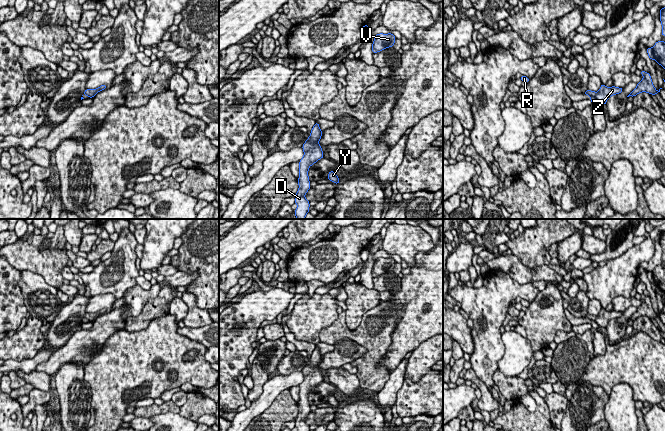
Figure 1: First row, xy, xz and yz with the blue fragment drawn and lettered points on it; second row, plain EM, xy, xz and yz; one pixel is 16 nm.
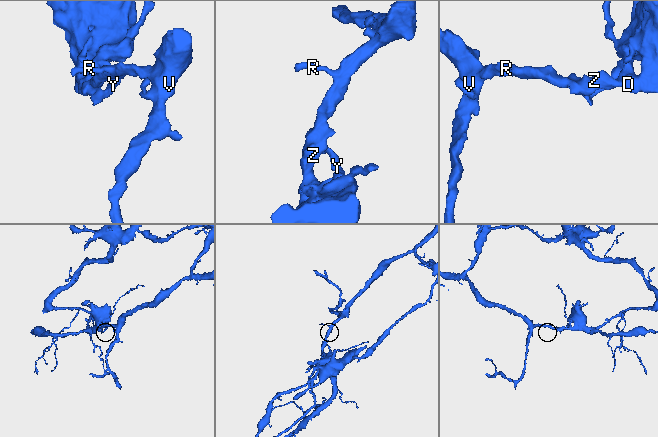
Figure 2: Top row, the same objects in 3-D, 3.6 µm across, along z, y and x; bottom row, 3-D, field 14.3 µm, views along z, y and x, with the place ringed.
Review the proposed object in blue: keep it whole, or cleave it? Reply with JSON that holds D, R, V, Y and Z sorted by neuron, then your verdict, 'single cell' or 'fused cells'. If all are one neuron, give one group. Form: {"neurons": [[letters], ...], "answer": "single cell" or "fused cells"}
{"neurons": [["D", "R", "V", "Z"], ["Y"]], "answer": "fused cells"}

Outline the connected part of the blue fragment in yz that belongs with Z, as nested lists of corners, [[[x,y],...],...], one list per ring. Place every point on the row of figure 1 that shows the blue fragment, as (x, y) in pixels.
[[[604,84],[601,85],[598,92],[587,90],[584,94],[595,97],[601,104],[606,105],[608,98],[612,95],[619,94],[623,91],[623,88],[618,88],[615,86],[606,87]]]

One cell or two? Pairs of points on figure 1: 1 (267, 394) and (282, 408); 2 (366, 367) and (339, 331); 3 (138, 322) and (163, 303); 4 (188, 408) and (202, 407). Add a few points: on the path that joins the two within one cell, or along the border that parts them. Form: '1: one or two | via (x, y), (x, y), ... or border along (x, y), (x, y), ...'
1: two | border along (288, 388), (284, 389), (257, 416)
2: one | via (370, 354), (370, 347), (357, 334), (352, 334)
3: one | via (144, 317), (153, 308), (157, 307)
4: one | via (191, 408), (199, 407)

